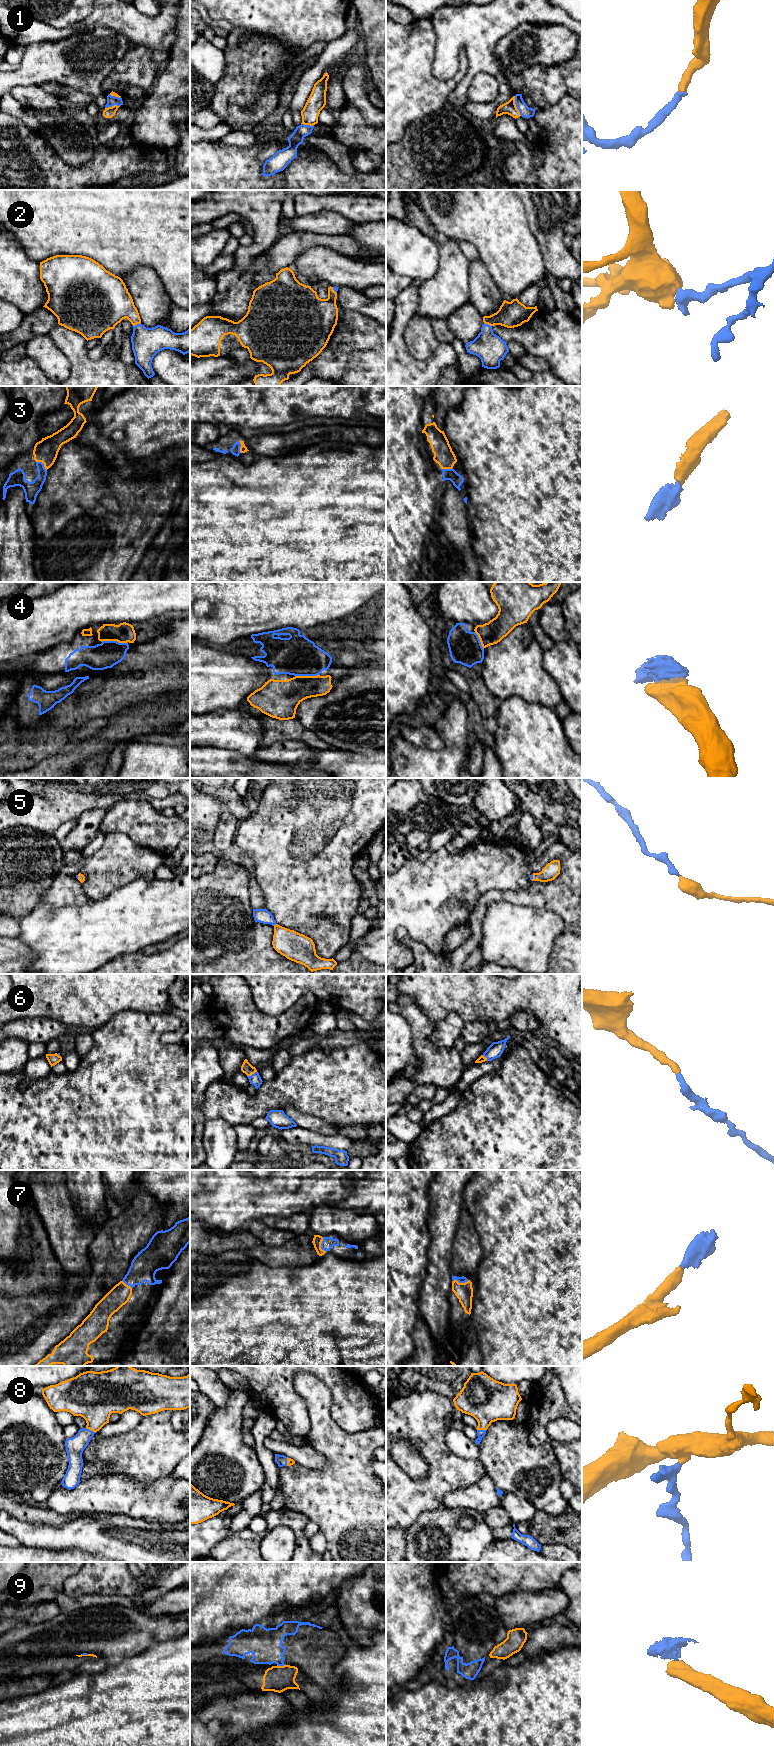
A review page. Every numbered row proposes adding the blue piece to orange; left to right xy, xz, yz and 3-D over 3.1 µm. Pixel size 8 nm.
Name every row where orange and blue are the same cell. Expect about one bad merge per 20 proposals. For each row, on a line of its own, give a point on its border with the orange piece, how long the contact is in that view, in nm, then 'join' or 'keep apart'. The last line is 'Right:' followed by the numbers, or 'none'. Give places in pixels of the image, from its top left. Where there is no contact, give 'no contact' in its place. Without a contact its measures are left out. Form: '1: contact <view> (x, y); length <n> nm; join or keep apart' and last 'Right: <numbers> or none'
1: contact yz (515, 106); length 170 nm; join
2: contact xy (136, 324); length 70 nm; join
3: contact xy (43, 463); length 120 nm; join
4: contact xy (114, 640); length 220 nm; join
5: contact xz (274, 925); length 30 nm; join
6: contact xz (251, 1074); length 90 nm; join
7: contact xz (320, 1245); length 120 nm; join
8: contact xy (90, 1429); length 100 nm; join
9: contact xz (281, 1666); length 70 nm; keep apart
Right: 1, 2, 3, 4, 5, 6, 7, 8

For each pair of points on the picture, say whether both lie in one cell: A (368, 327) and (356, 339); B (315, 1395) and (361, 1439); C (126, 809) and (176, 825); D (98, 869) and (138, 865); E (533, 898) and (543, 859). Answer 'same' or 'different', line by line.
A: same
B: same
C: same
D: same
E: same

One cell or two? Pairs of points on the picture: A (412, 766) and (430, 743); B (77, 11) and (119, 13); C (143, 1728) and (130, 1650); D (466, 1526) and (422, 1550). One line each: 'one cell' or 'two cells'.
A: two cells
B: two cells
C: two cells
D: one cell

